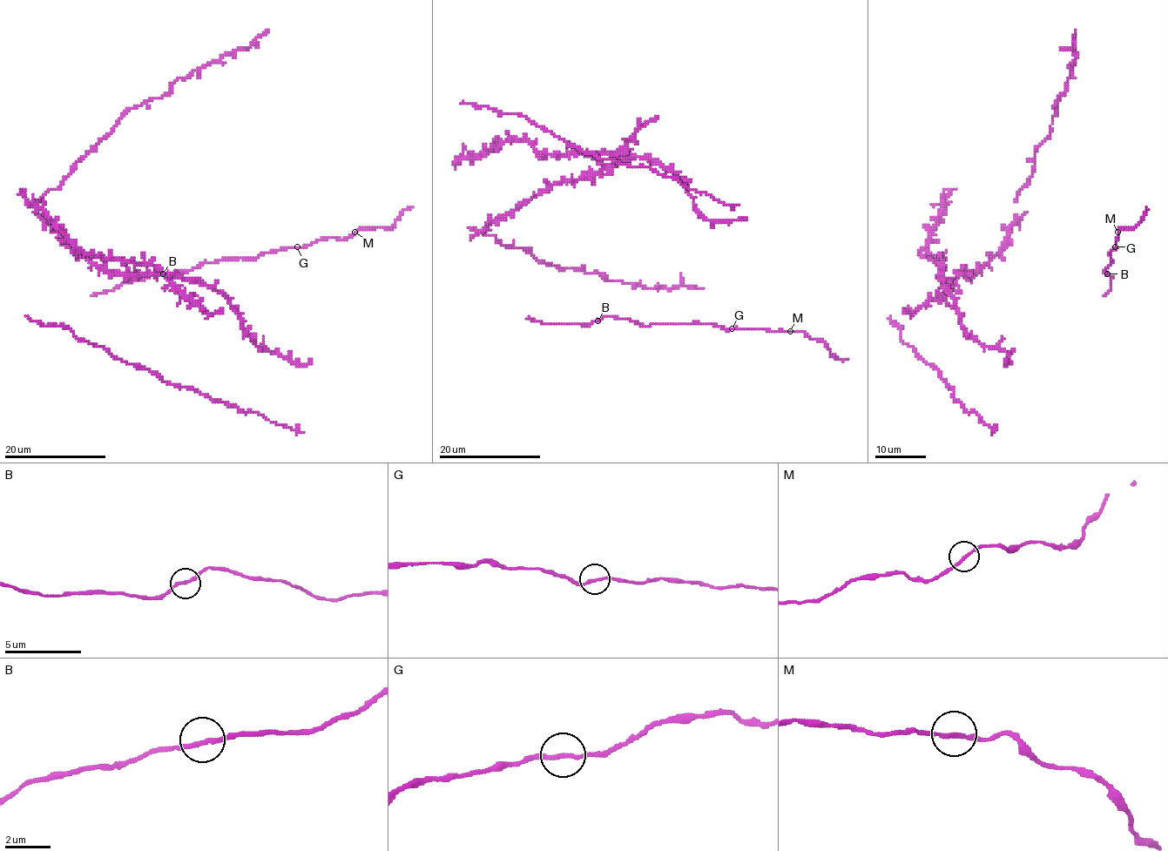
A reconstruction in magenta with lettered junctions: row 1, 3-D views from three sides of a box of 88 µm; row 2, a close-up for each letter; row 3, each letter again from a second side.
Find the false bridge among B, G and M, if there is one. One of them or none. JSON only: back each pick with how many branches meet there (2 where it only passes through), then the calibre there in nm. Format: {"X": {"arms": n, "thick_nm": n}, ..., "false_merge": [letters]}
{"M": {"arms": 2, "thick_nm": 190}, "false_merge": ["M"]}

